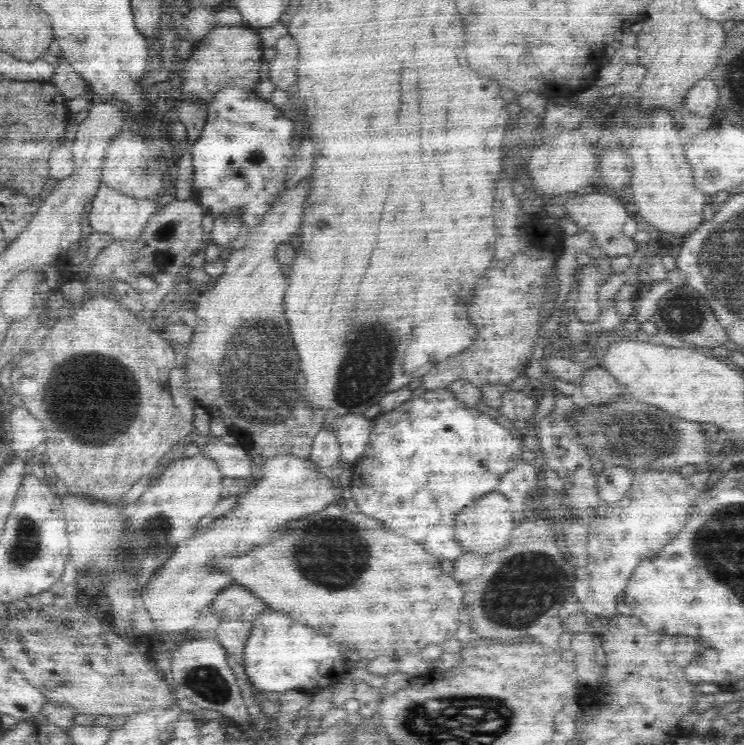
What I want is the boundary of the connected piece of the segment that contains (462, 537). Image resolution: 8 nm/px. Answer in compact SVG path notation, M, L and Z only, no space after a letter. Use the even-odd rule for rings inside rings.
M492 492L474 500L472 506L466 506L466 510L462 510L456 516L456 528L454 528L456 540L462 546L466 546L468 552L474 552L474 554L490 554L494 550L504 548L504 544L508 542L514 530L514 512L510 510L510 506L512 506L510 500L500 492Z

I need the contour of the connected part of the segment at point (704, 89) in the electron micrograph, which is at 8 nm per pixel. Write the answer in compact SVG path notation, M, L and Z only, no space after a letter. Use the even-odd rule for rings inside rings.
M710 76L698 80L687 92L685 98L686 110L699 117L712 118L719 108L718 85Z

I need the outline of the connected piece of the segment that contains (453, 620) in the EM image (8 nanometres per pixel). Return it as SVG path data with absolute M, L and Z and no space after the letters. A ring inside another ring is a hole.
M332 504L330 508L314 514L312 518L304 518L290 524L290 530L288 534L284 534L282 538L274 540L272 544L266 544L266 546L260 546L256 548L254 552L250 552L248 556L240 556L240 558L220 558L220 562L212 562L212 570L216 572L228 572L238 584L242 584L243 588L246 588L250 593L254 592L258 598L262 599L270 609L286 614L296 614L298 616L298 622L303 625L312 627L314 630L321 632L325 635L331 635L337 643L348 643L351 646L362 642L362 650L368 650L364 658L373 659L377 656L398 656L398 658L406 653L418 654L418 652L412 652L412 650L402 650L402 648L412 648L412 646L418 646L418 648L424 648L432 642L438 642L438 644L444 644L450 636L454 636L456 628L458 628L458 616L460 616L460 608L462 608L462 590L460 590L460 584L446 576L442 570L440 570L440 560L436 560L434 556L430 556L428 552L424 552L424 548L420 544L414 544L413 540L408 540L404 536L396 536L392 534L388 528L384 528L383 522L378 522L366 514L354 514L338 504Z

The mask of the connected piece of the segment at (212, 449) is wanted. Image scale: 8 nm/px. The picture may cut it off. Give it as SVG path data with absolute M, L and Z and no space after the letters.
M210 438L201 448L200 454L214 459L224 478L242 481L255 473L253 454L239 442L236 445L230 445L221 442L220 438Z

